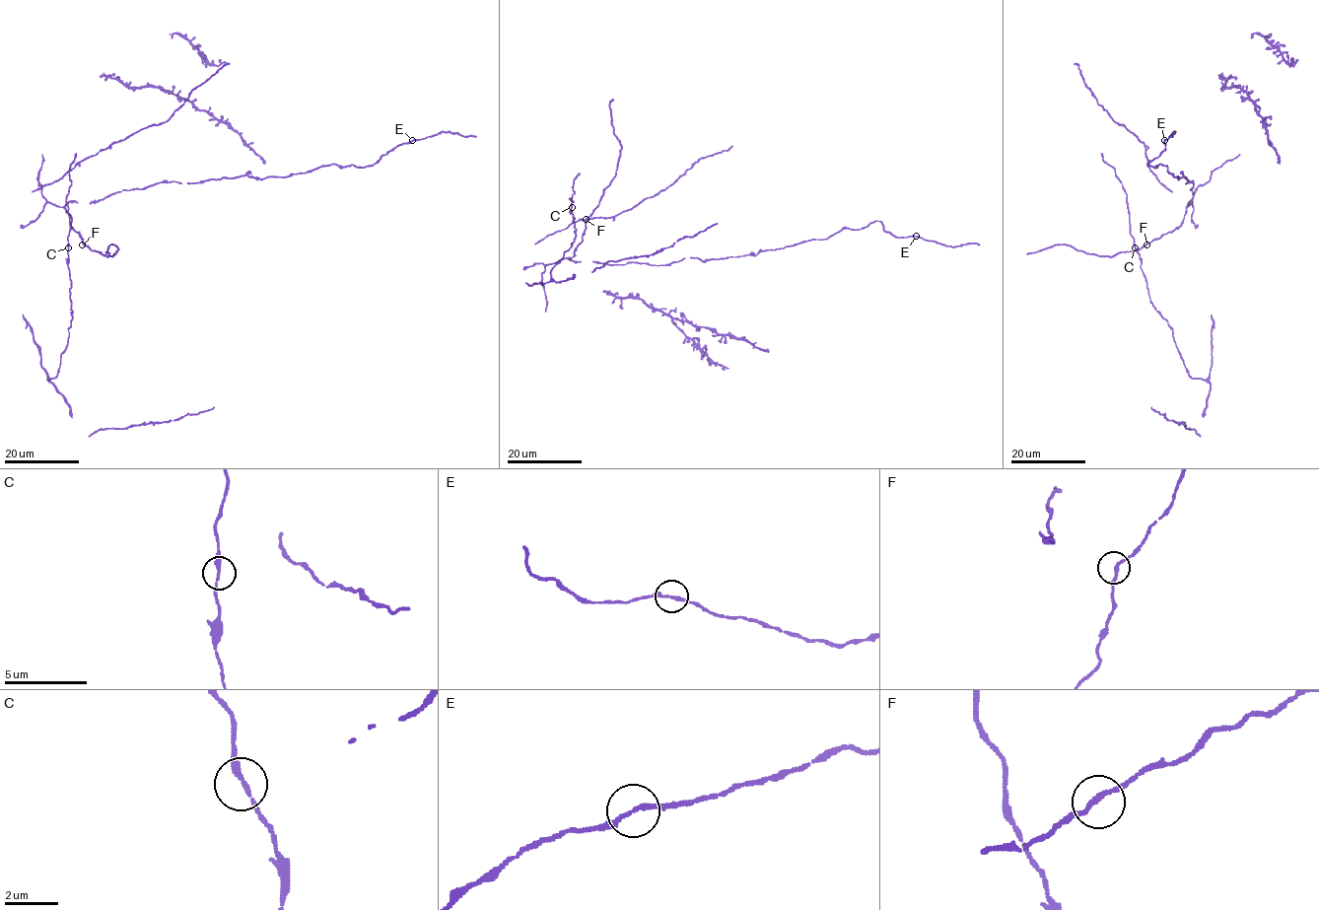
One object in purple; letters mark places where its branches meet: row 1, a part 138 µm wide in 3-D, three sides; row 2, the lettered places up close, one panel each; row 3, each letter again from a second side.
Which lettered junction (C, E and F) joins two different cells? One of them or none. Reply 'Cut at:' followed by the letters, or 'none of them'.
Cut at: E

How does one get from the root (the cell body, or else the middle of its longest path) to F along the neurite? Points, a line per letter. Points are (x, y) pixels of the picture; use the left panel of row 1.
F: (42, 154), (43, 162), (38, 172), (41, 194), (70, 215), (71, 226), (79, 232), (82, 244)

